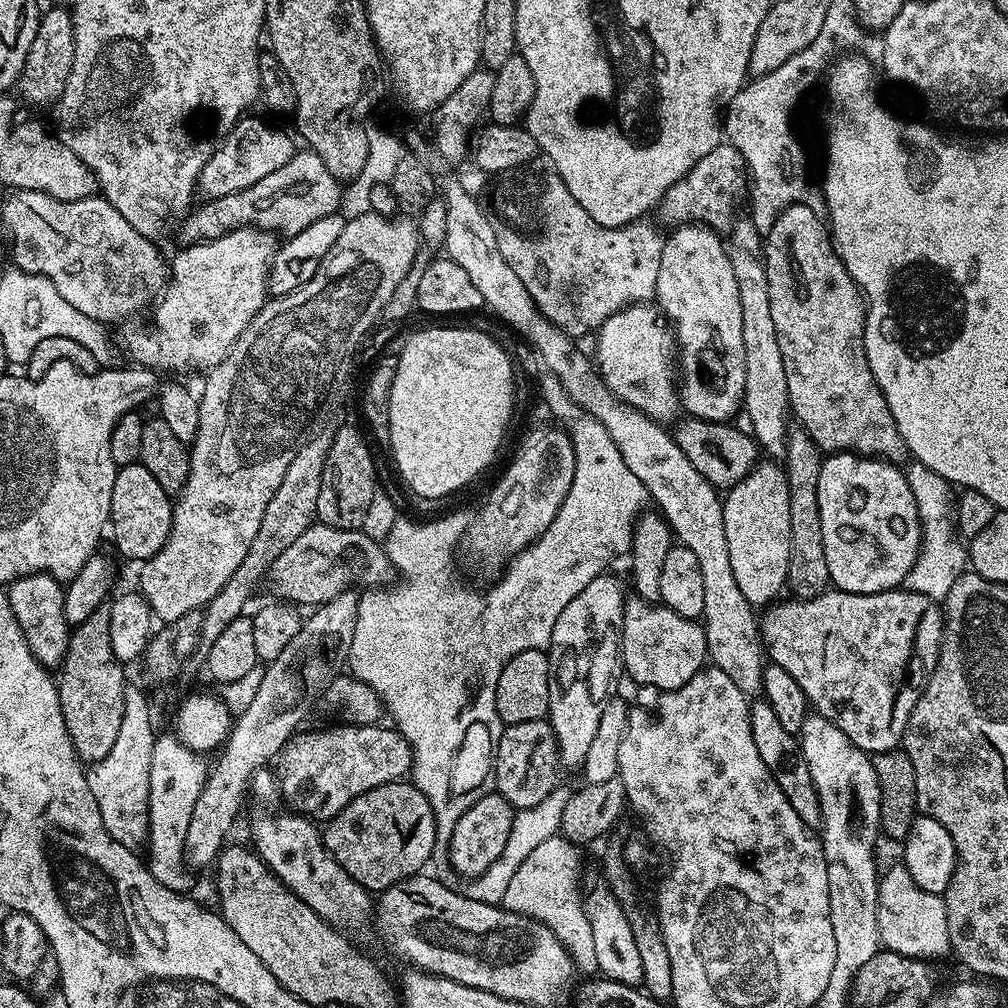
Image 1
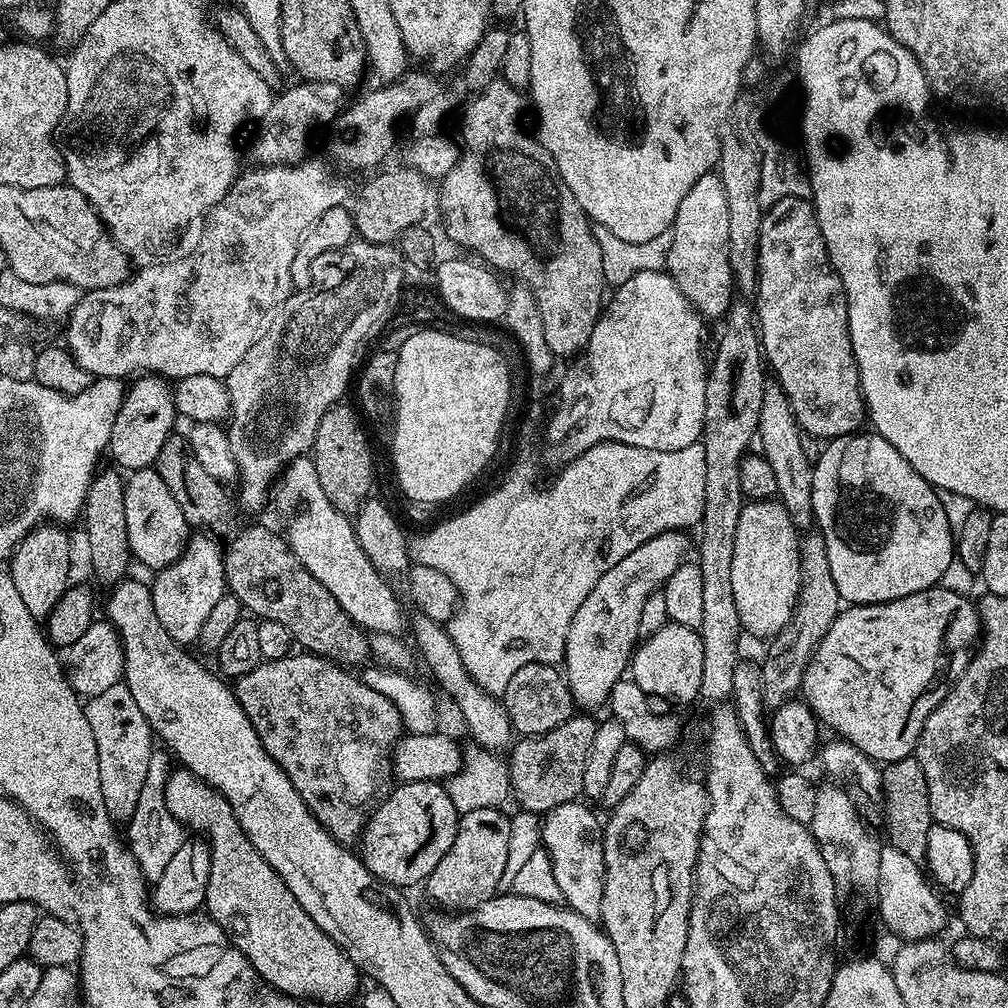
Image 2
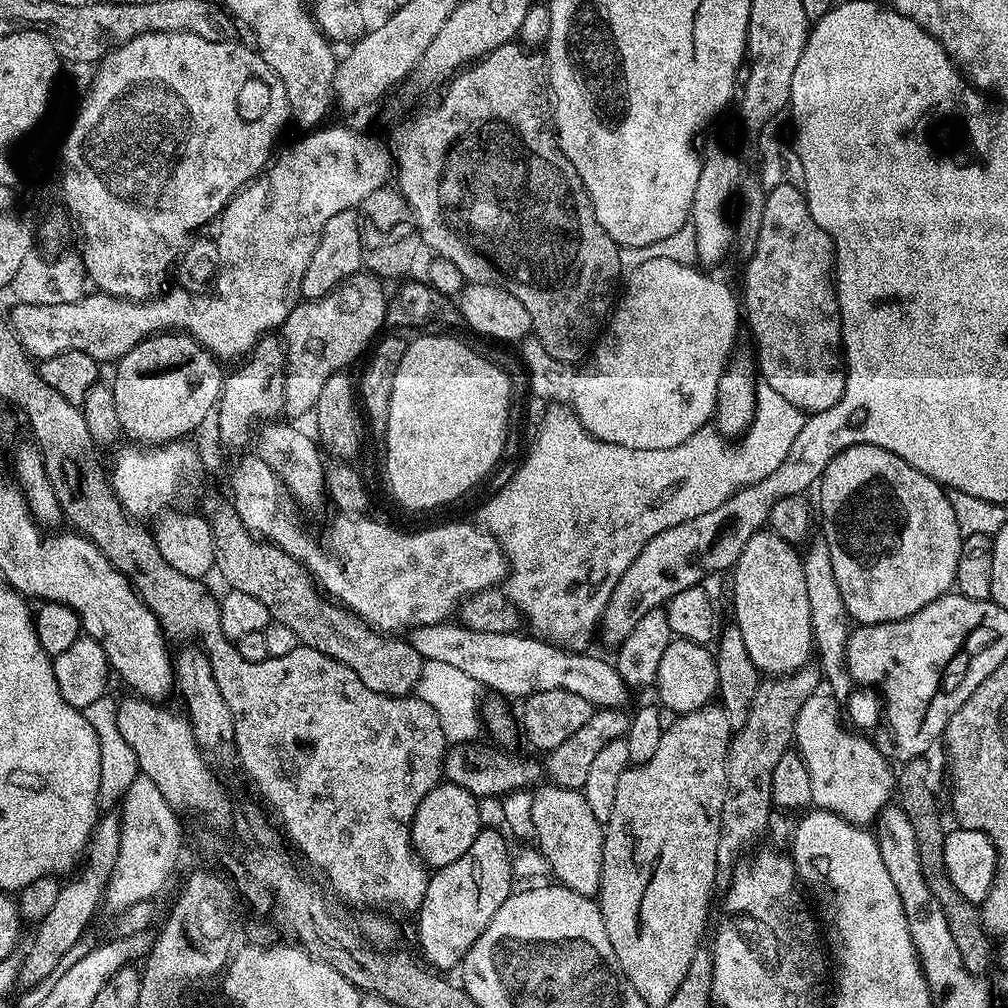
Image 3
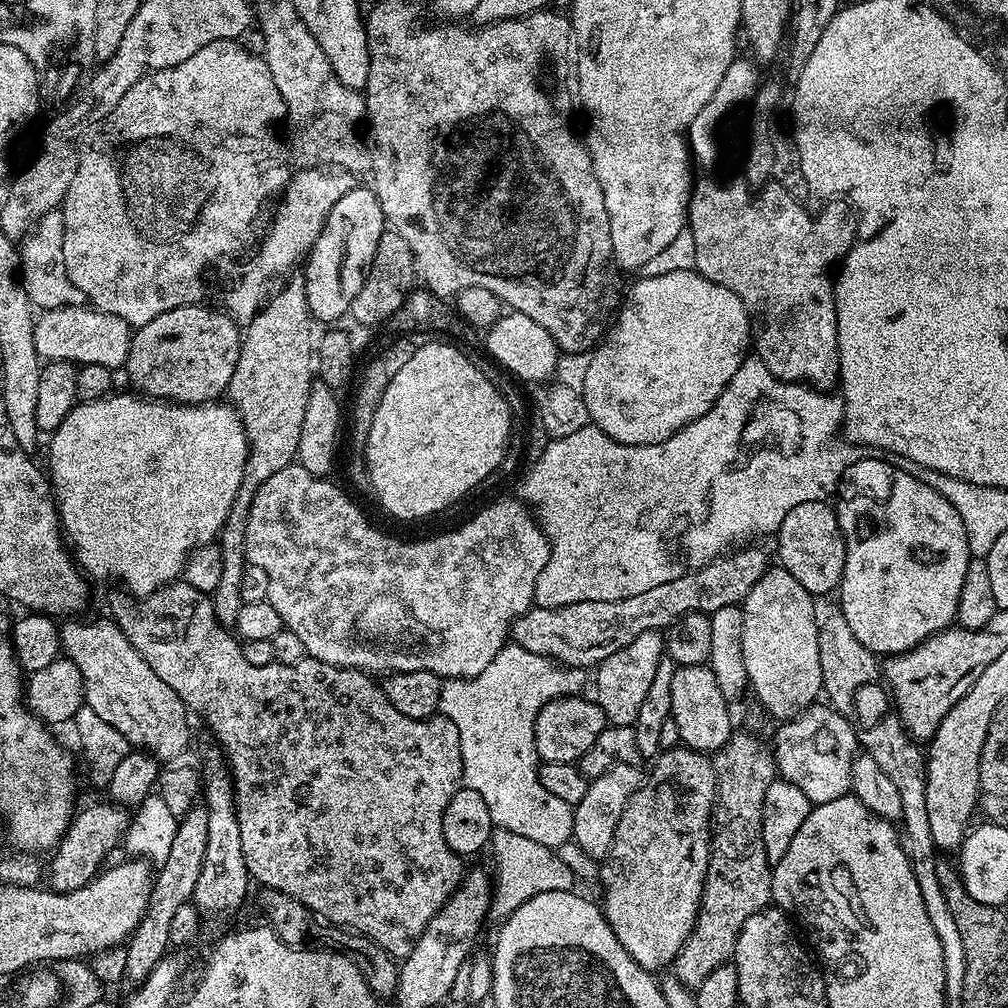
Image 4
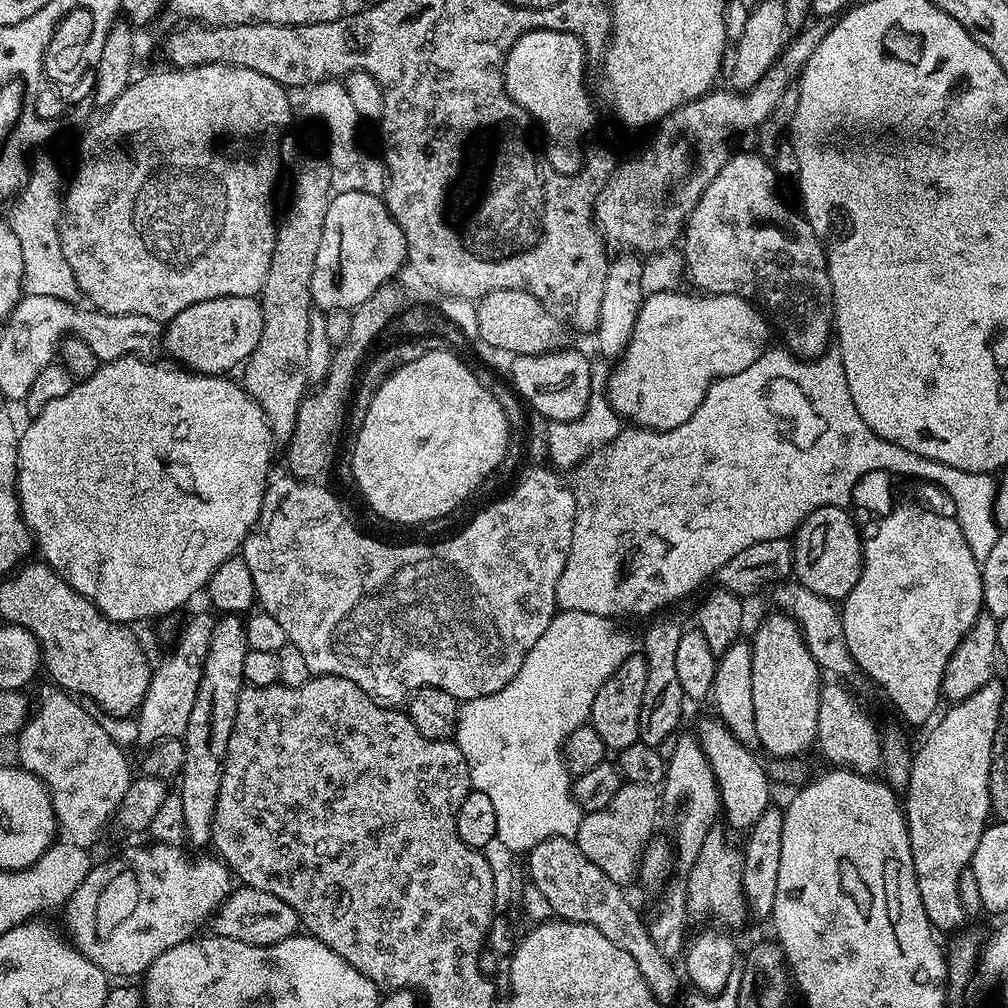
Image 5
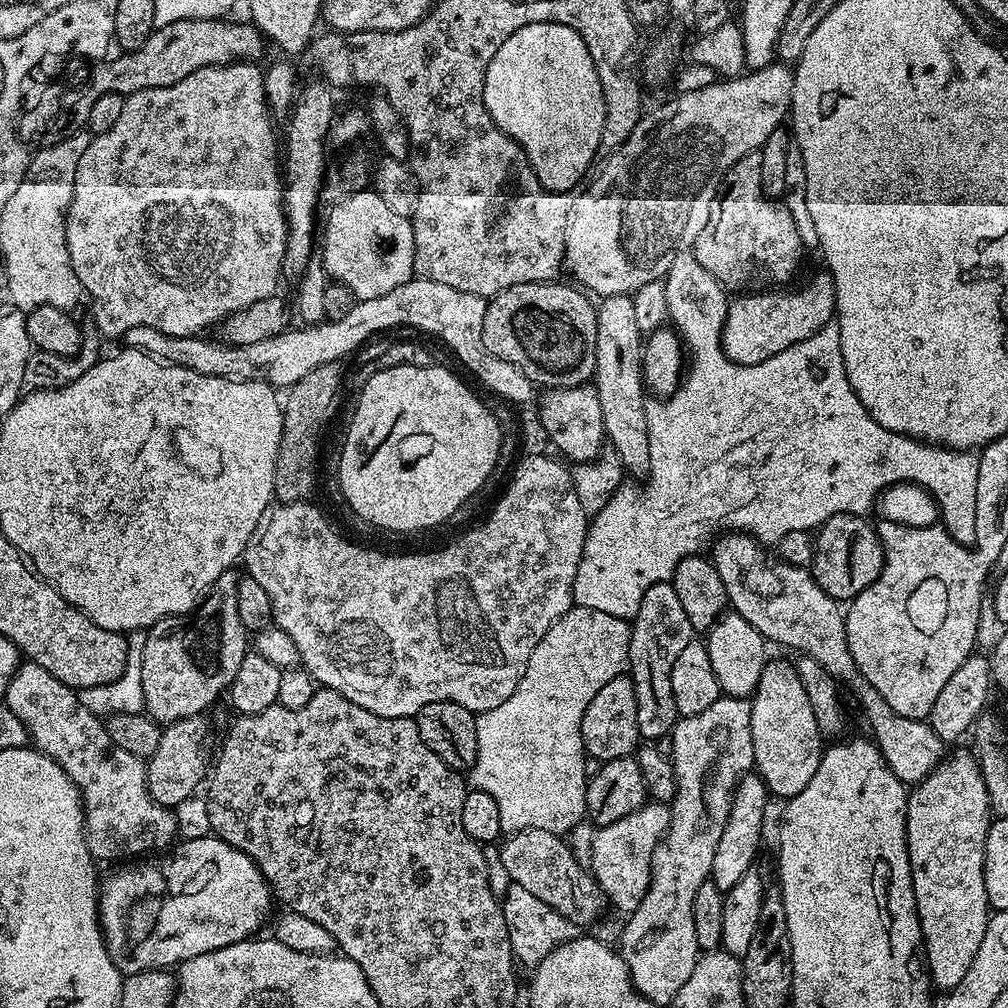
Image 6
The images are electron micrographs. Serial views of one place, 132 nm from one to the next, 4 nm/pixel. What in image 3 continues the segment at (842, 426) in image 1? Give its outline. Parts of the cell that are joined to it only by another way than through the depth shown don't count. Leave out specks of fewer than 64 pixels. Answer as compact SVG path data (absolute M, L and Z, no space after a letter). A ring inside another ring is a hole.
M782 185L767 193L762 214L762 234L758 234L758 246L743 267L742 312L746 317L746 326L748 322L748 328L752 331L752 340L756 343L754 359L758 365L759 379L805 414L830 410L830 406L842 398L846 386L840 307L834 279L834 249L830 234L826 234L826 230L814 222L801 189Z

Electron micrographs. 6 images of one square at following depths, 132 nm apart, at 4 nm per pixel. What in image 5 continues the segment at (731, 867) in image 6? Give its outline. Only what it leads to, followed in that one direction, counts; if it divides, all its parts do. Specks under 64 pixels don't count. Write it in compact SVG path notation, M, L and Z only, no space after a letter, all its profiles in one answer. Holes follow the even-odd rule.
M719 719L704 720L694 729L700 748L712 767L716 786L720 791L720 801L729 824L734 828L750 830L760 815L770 807L768 800L768 776L762 765L756 761L753 749L742 743Z

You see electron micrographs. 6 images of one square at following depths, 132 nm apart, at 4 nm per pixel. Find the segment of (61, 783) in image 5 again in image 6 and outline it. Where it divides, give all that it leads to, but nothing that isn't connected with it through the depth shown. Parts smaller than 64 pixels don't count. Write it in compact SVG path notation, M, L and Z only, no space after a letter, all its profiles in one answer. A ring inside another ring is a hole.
M24 662L17 668L16 676L10 682L2 700L23 722L28 739L36 751L44 753L58 766L62 766L62 770L76 784L80 799L84 801L84 837L90 854L97 861L123 861L125 858L156 854L167 849L177 839L175 815L160 804L155 804L148 793L148 770L145 761L130 750L122 750L121 747L112 744L110 734L105 728L105 721L90 714L90 710L86 710L86 706L80 704L77 689L66 687L61 680L54 678L54 674L50 674L50 670L31 662Z

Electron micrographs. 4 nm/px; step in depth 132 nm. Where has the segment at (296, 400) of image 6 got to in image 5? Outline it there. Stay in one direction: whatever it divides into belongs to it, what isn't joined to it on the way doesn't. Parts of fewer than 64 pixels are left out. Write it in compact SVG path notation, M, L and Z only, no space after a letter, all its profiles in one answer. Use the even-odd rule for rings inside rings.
M389 282L378 290L374 290L374 294L370 294L370 298L352 312L350 338L333 351L328 375L318 388L320 393L316 396L316 404L312 398L308 398L300 406L300 413L296 419L296 431L287 445L289 446L287 471L297 480L320 478L324 467L328 464L328 443L332 440L328 432L336 432L340 428L340 411L344 408L344 399L347 396L349 399L353 391L354 381L358 376L358 365L365 359L364 351L371 346L372 339L383 328L387 329L405 307L404 292L400 288L395 288L394 285L395 283ZM356 363L358 363L357 368Z

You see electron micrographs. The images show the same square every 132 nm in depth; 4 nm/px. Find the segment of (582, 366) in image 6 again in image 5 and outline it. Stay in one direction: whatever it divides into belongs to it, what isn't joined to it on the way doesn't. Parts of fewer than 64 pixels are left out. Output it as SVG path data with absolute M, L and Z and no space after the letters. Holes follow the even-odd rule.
M494 290L475 301L476 331L492 348L518 356L542 356L559 349L570 337L570 332L560 320L545 310L529 292L522 290Z

